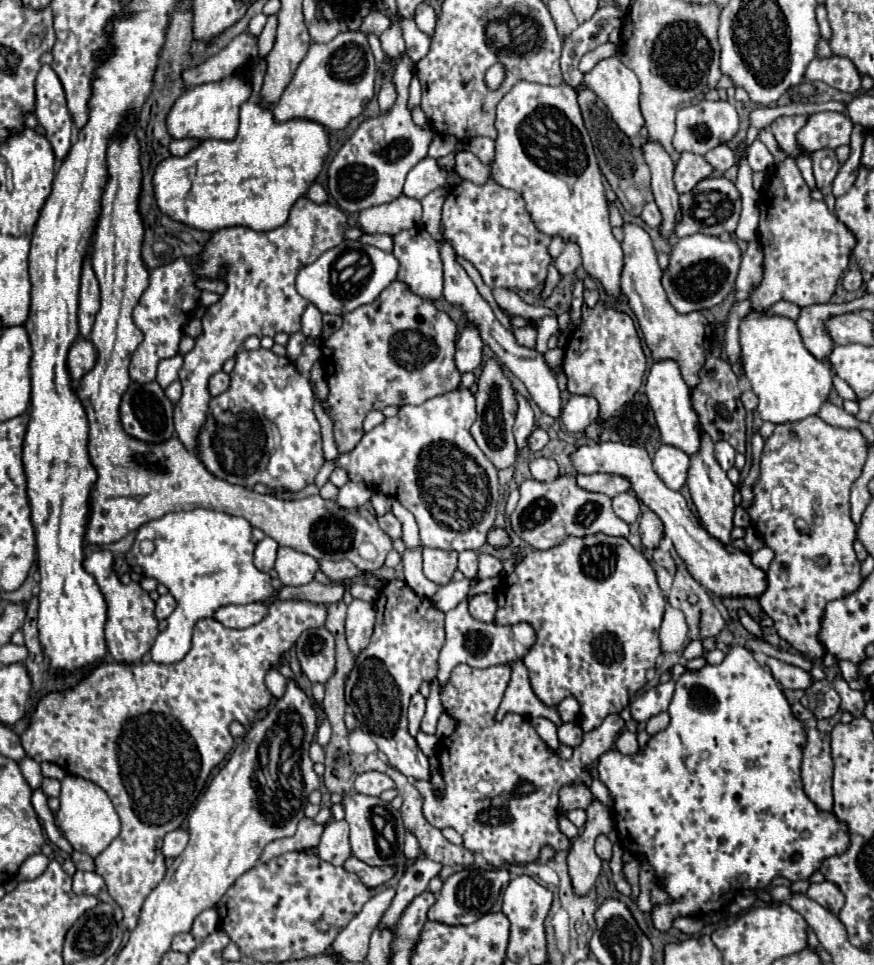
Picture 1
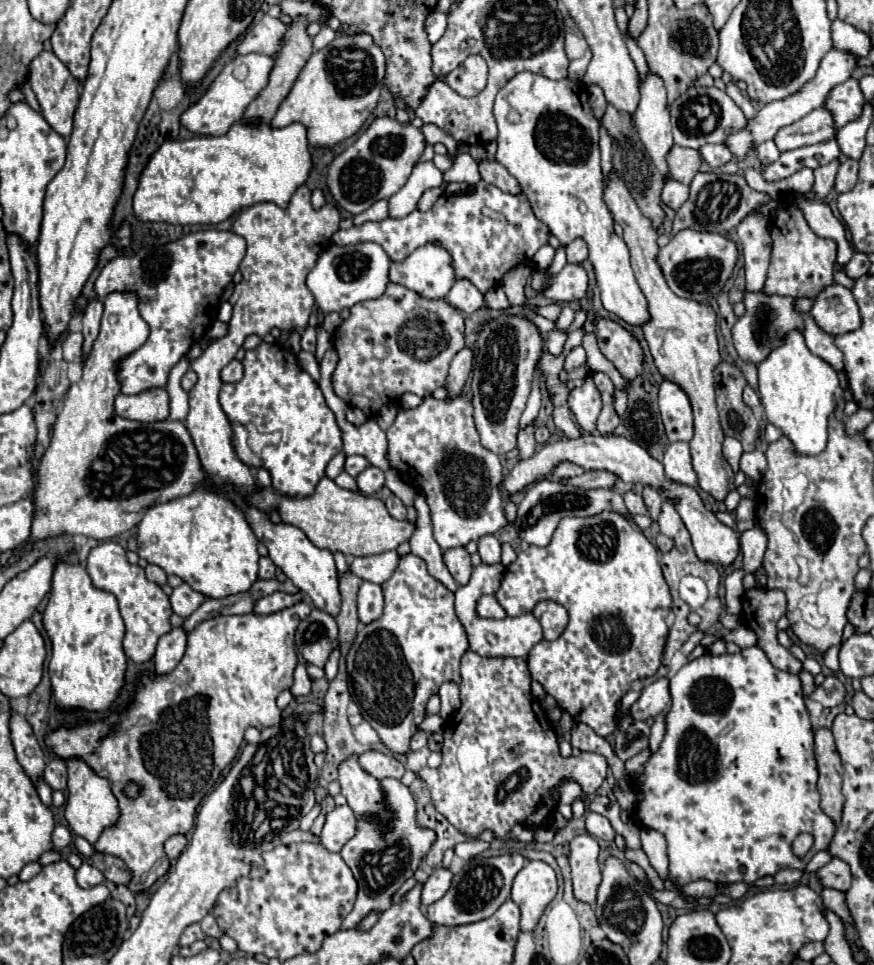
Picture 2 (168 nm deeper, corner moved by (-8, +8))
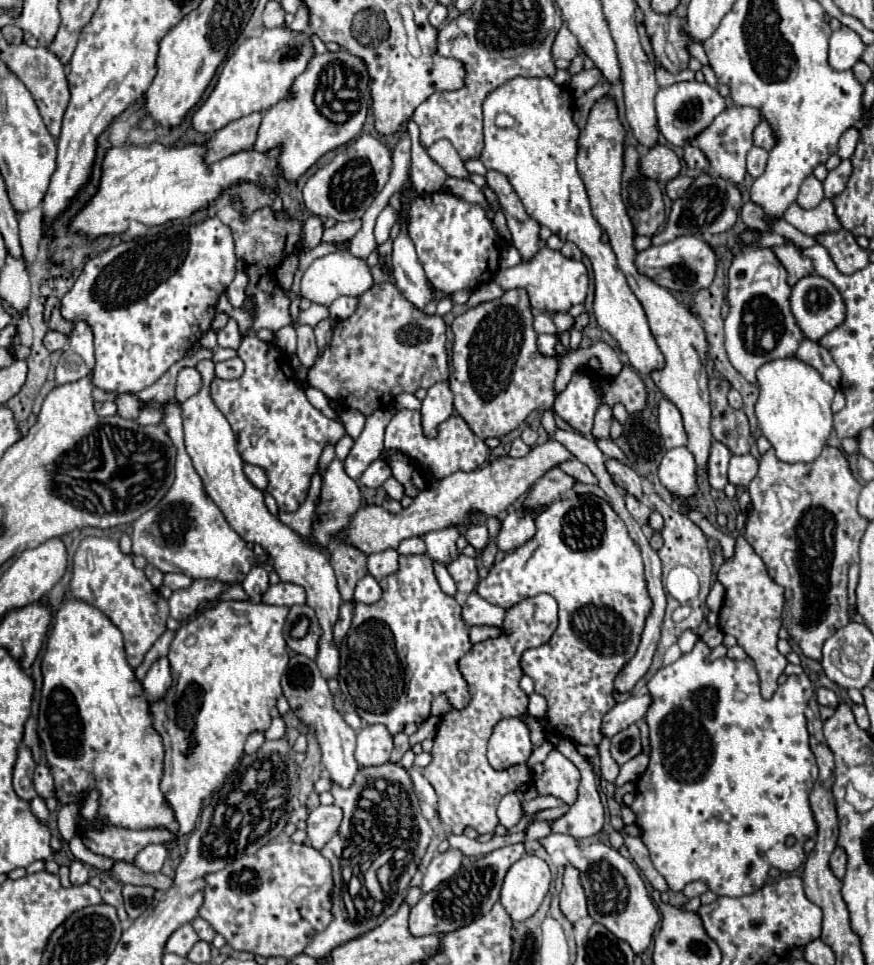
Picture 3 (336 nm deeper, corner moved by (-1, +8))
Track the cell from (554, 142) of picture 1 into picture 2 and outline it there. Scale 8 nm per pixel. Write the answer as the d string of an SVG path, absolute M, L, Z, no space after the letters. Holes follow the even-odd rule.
M520 72L516 74L494 100L494 118L498 124L498 150L496 160L520 182L522 192L528 196L530 206L534 210L534 216L548 226L548 230L562 242L570 244L574 238L582 238L588 244L590 256L588 260L594 266L602 306L616 314L622 322L628 326L644 326L650 322L648 302L642 294L642 290L636 284L632 266L630 266L630 252L622 238L614 234L614 220L608 212L602 192L602 170L600 170L600 148L598 148L598 120L594 118L592 106L588 102L588 90L582 84L570 82L568 78L562 80L550 80L532 72ZM516 108L522 114L522 120L518 124L510 124L506 120L508 112Z

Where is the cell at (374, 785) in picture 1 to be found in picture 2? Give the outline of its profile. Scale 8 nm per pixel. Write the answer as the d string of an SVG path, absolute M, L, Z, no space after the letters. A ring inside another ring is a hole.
M366 750L364 754L360 754L360 766L378 780L382 778L400 780L404 774L404 764L390 754L382 754L380 750Z

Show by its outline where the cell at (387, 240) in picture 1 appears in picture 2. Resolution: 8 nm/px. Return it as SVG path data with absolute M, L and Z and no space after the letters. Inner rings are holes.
M480 180L466 194L442 194L426 212L414 210L402 220L386 218L380 222L366 222L360 228L354 226L350 230L338 230L332 234L330 242L336 246L376 242L394 262L404 260L418 246L438 242L452 256L456 280L470 280L484 294L498 286L510 268L520 262L528 262L540 246L548 244L548 236L550 230L534 216L524 194L512 196Z

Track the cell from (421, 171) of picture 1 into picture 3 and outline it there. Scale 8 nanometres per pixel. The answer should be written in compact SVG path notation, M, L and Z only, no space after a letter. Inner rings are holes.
M385 206L383 212L377 218L377 224L375 224L375 240L377 240L377 244L383 244L389 238L389 230L395 224L395 220L397 220L397 210L393 206Z

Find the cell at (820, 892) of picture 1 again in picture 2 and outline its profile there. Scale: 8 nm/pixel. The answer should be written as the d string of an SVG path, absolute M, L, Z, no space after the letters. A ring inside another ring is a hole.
M832 858L824 868L820 868L816 872L816 876L818 876L822 886L836 888L836 890L842 890L842 892L846 892L850 888L850 880L852 880L850 866L840 858Z

